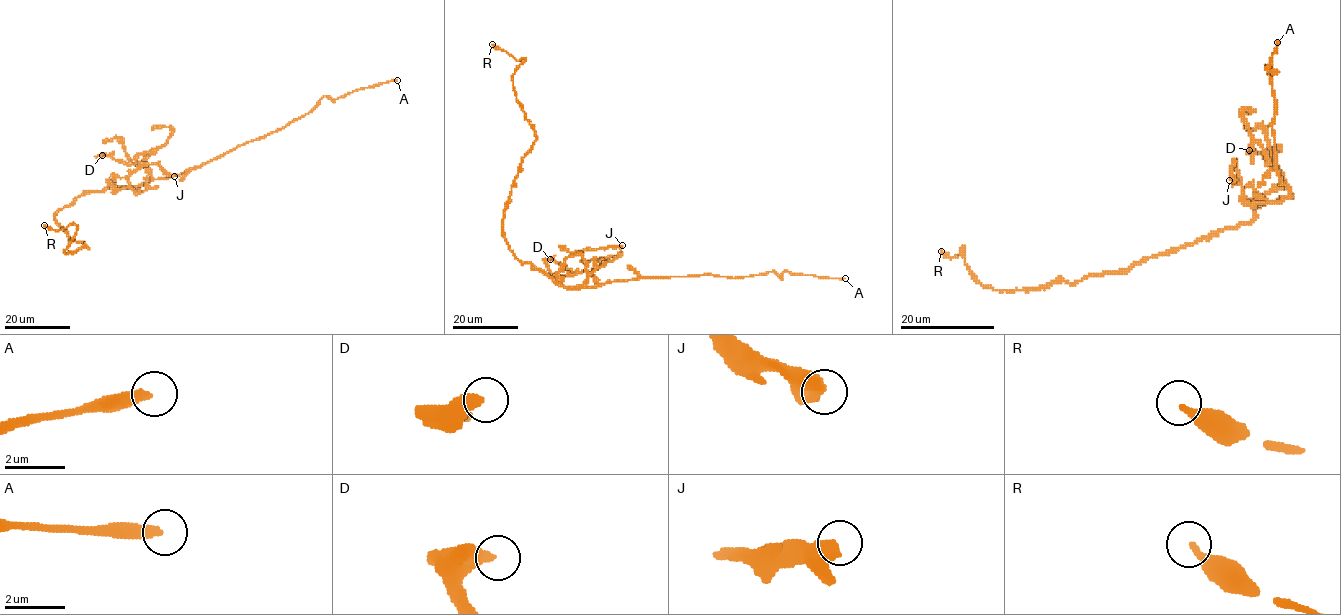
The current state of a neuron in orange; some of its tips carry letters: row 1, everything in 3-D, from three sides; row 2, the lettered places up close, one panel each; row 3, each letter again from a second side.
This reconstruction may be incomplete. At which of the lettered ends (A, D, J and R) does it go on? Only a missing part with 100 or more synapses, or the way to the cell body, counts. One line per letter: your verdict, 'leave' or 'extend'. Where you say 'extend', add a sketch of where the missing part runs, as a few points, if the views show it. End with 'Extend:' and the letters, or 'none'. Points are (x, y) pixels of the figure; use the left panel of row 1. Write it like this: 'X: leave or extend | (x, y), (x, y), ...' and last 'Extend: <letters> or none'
A: extend
D: leave
J: leave
R: leave
Extend: A

